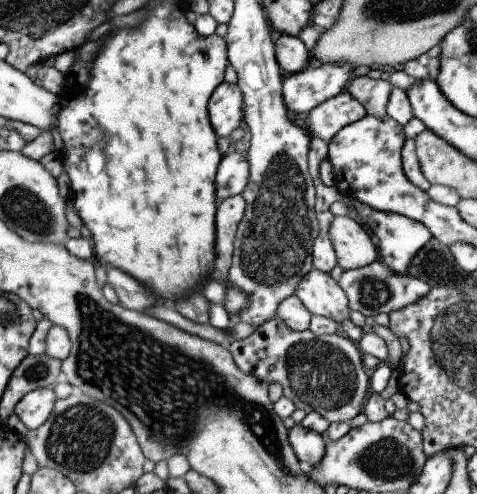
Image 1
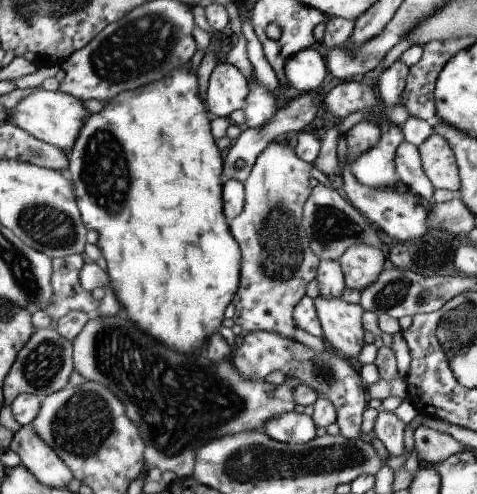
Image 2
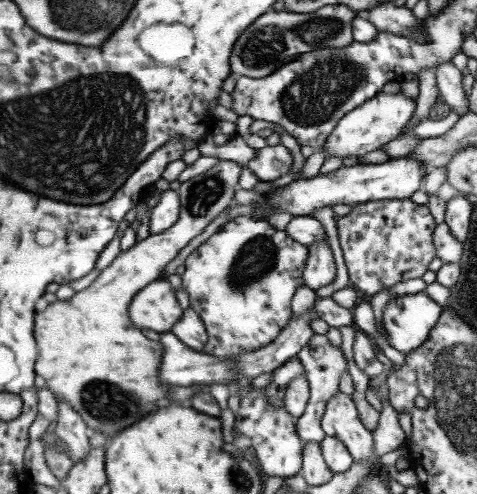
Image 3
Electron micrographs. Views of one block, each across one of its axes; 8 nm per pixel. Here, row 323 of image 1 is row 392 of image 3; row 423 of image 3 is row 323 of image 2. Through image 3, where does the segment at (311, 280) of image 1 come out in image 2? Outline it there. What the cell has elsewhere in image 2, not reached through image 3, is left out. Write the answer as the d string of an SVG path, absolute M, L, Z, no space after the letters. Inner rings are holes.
M315 298L319 320L325 330L325 342L331 344L339 354L357 358L365 346L365 328L361 318L365 314L359 302L345 302L341 298Z

